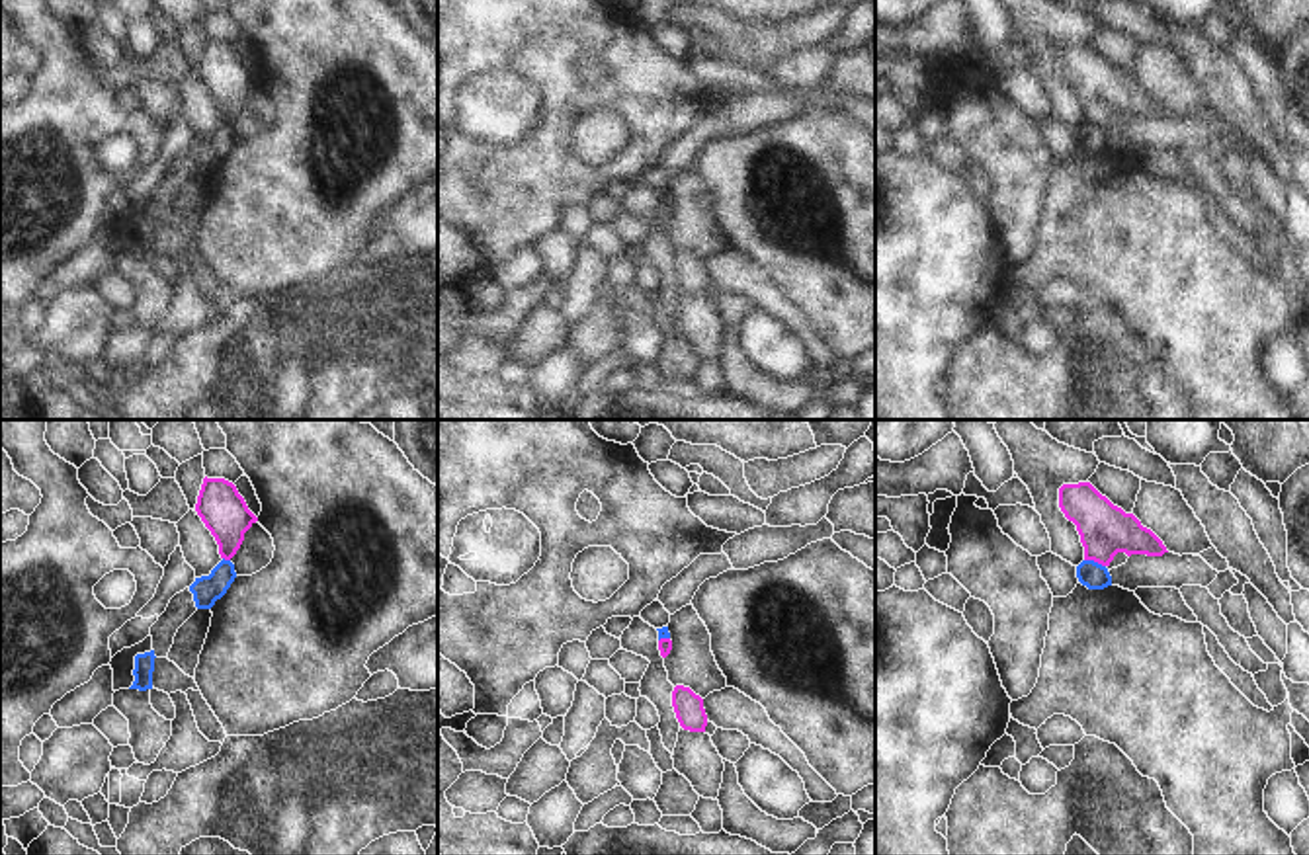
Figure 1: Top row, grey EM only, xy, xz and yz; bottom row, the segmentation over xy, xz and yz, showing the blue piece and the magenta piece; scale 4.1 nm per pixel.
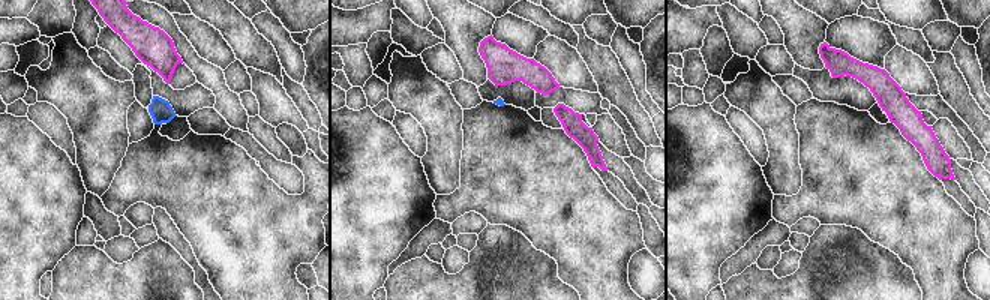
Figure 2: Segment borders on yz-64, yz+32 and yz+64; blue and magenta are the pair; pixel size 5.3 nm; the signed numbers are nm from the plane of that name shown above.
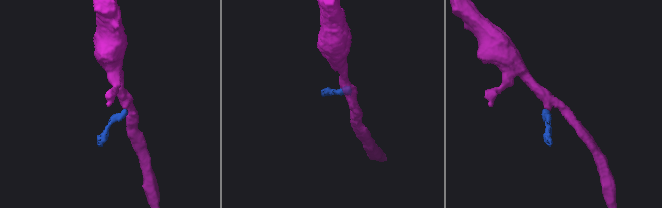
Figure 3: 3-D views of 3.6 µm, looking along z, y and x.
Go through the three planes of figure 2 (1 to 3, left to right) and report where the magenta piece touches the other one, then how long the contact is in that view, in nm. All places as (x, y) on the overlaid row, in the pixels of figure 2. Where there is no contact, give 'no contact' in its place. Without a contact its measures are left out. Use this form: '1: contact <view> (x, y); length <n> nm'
1: no contact
2: no contact
3: no contact

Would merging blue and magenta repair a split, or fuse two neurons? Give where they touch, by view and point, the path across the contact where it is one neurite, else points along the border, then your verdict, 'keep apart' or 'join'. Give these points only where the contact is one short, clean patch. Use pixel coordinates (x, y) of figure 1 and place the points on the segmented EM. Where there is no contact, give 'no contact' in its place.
contact yz (1093, 561); border yz (1085, 559), (1104, 567); keep apart

